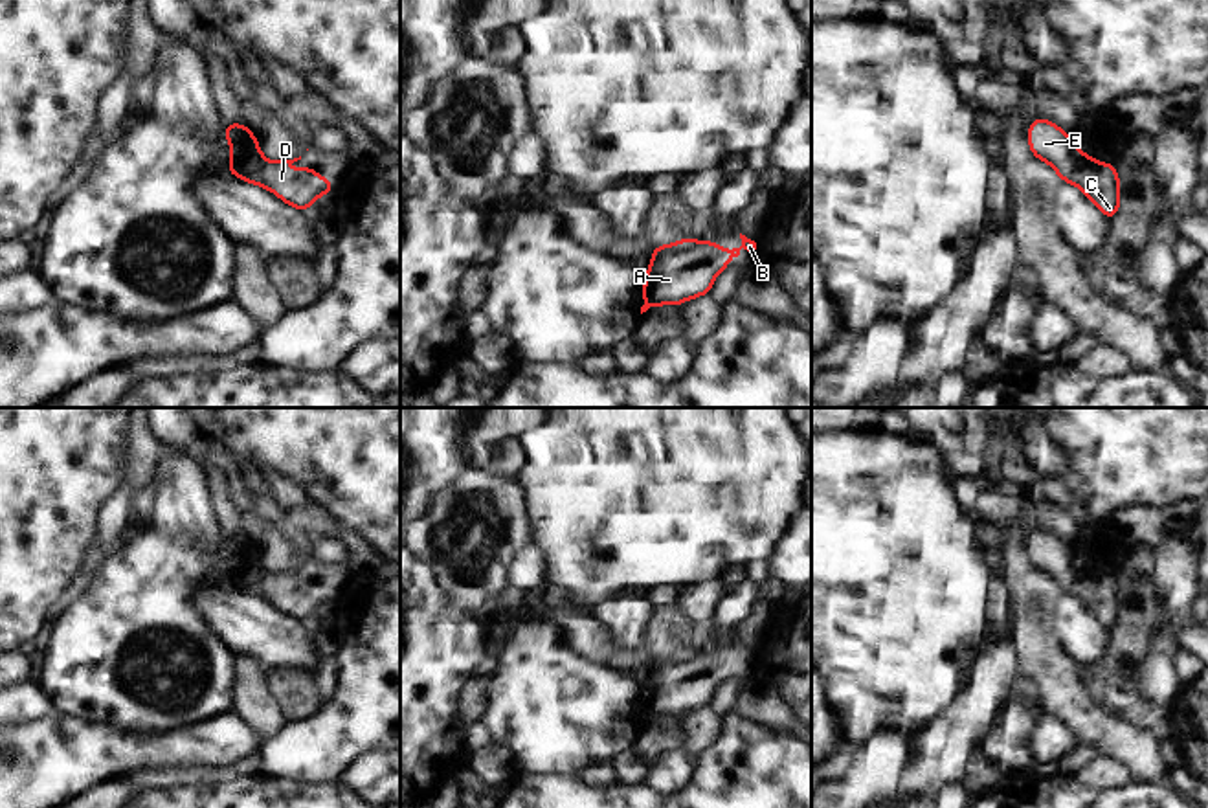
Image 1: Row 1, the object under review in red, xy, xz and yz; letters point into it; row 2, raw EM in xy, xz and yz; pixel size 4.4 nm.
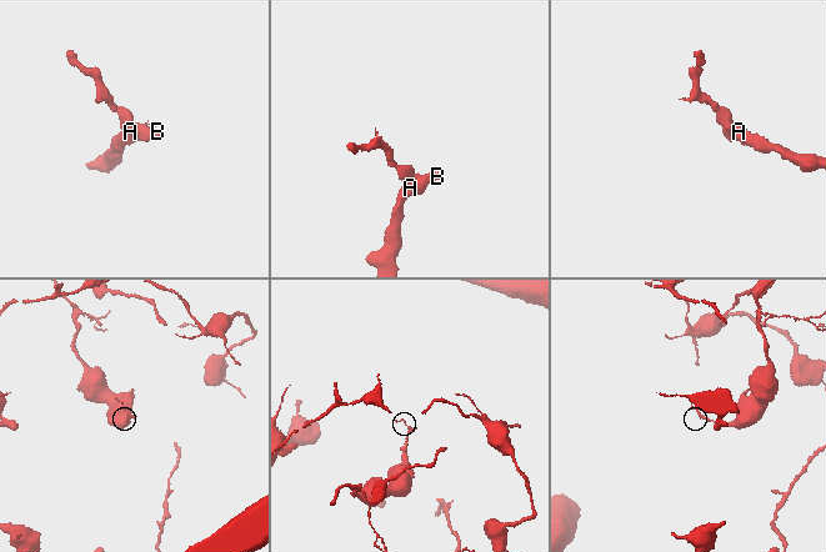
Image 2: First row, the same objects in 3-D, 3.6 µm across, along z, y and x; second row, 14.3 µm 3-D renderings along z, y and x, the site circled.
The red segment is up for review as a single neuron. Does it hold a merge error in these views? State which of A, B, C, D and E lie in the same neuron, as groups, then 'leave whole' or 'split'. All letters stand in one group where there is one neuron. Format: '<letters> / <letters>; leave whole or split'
A B C D / E; split

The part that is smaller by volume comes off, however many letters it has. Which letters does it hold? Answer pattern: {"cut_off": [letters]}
{"cut_off": ["E"]}

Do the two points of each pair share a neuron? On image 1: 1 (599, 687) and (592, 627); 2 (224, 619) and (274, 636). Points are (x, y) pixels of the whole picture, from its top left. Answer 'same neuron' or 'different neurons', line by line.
1: different neurons
2: same neuron

